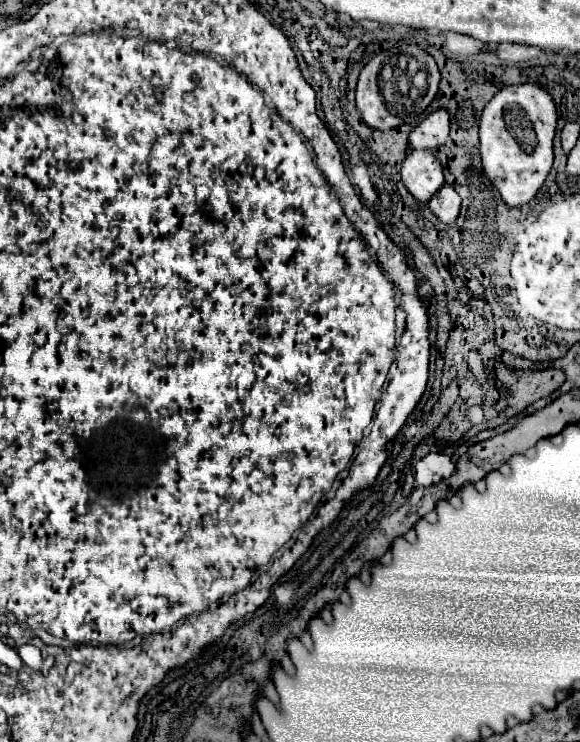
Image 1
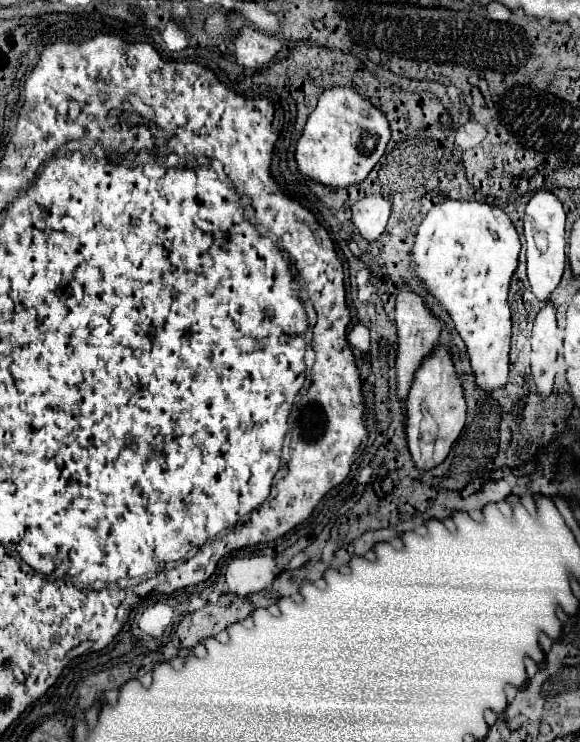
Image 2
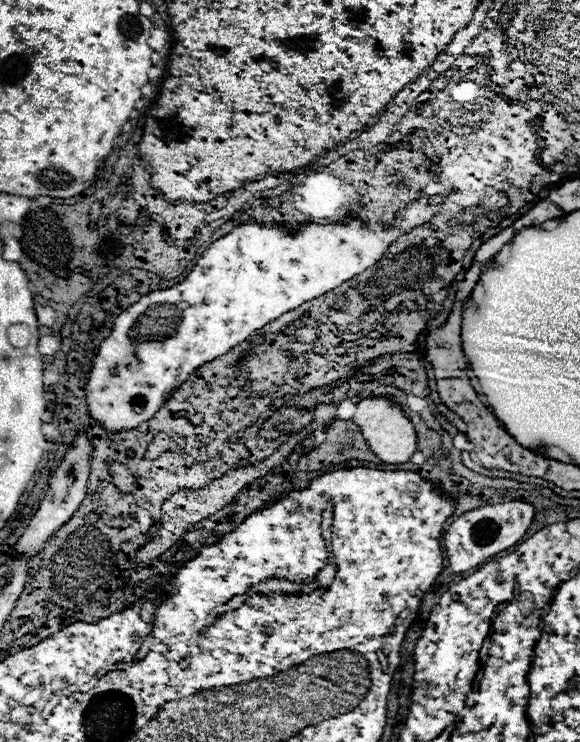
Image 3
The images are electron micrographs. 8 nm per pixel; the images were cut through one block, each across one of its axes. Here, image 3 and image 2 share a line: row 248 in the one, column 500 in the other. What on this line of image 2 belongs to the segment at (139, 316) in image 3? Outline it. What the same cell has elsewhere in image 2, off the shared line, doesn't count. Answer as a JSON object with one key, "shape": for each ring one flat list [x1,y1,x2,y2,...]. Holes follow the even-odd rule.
{"shape":[[444,200,422,220,412,248,414,270,428,290,450,312,464,338,476,382,486,392,508,382,510,306,508,288,518,266,520,238,508,214,494,204,474,200]]}

